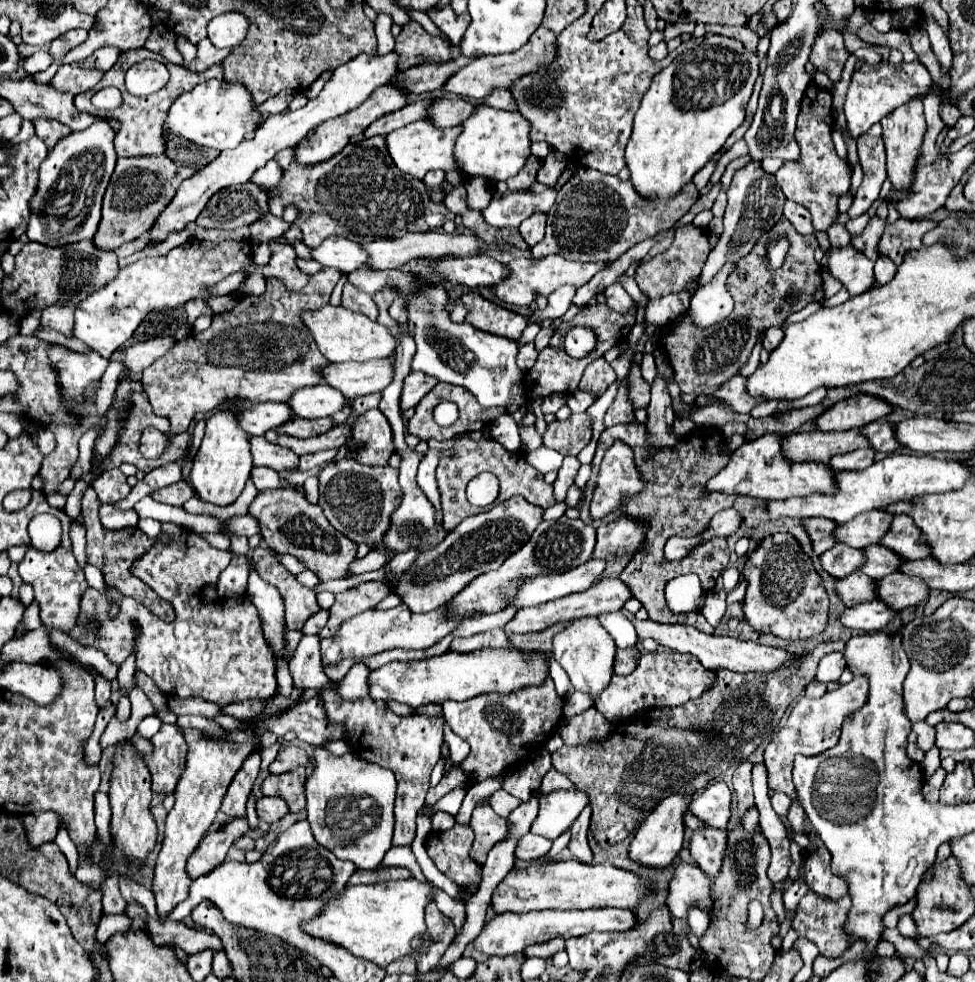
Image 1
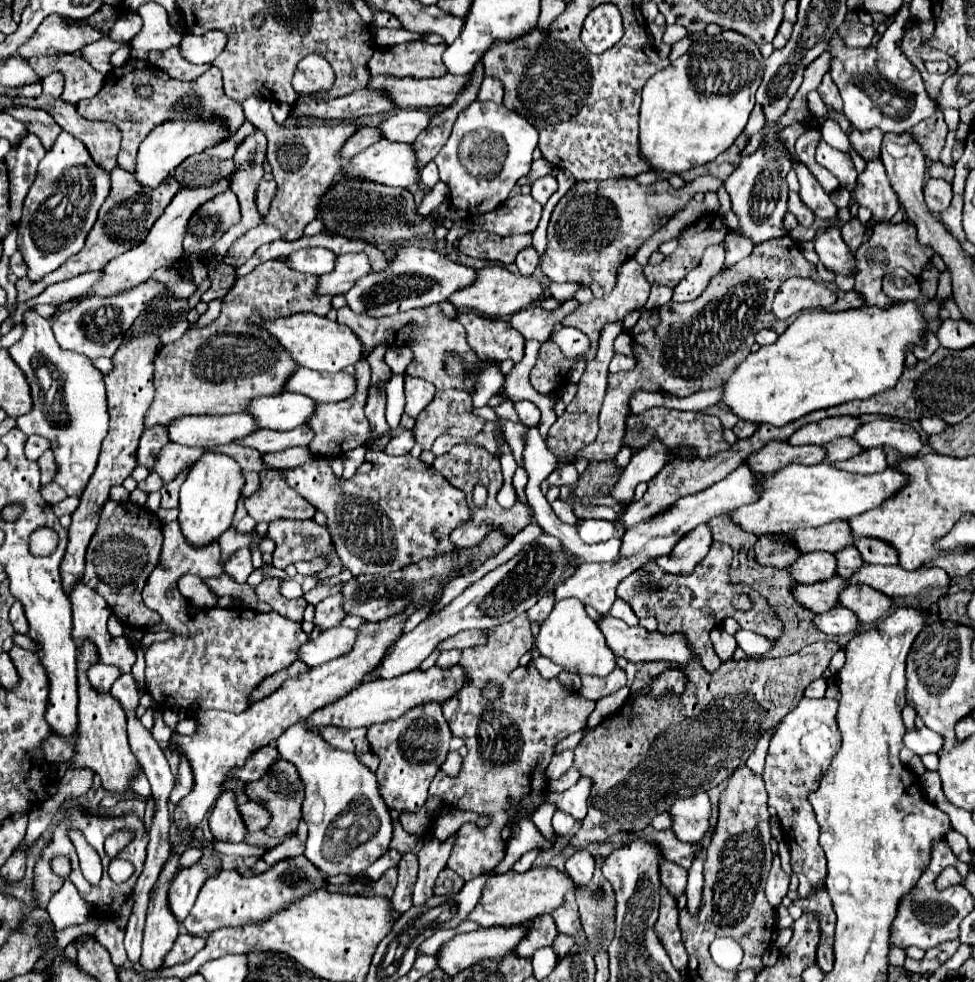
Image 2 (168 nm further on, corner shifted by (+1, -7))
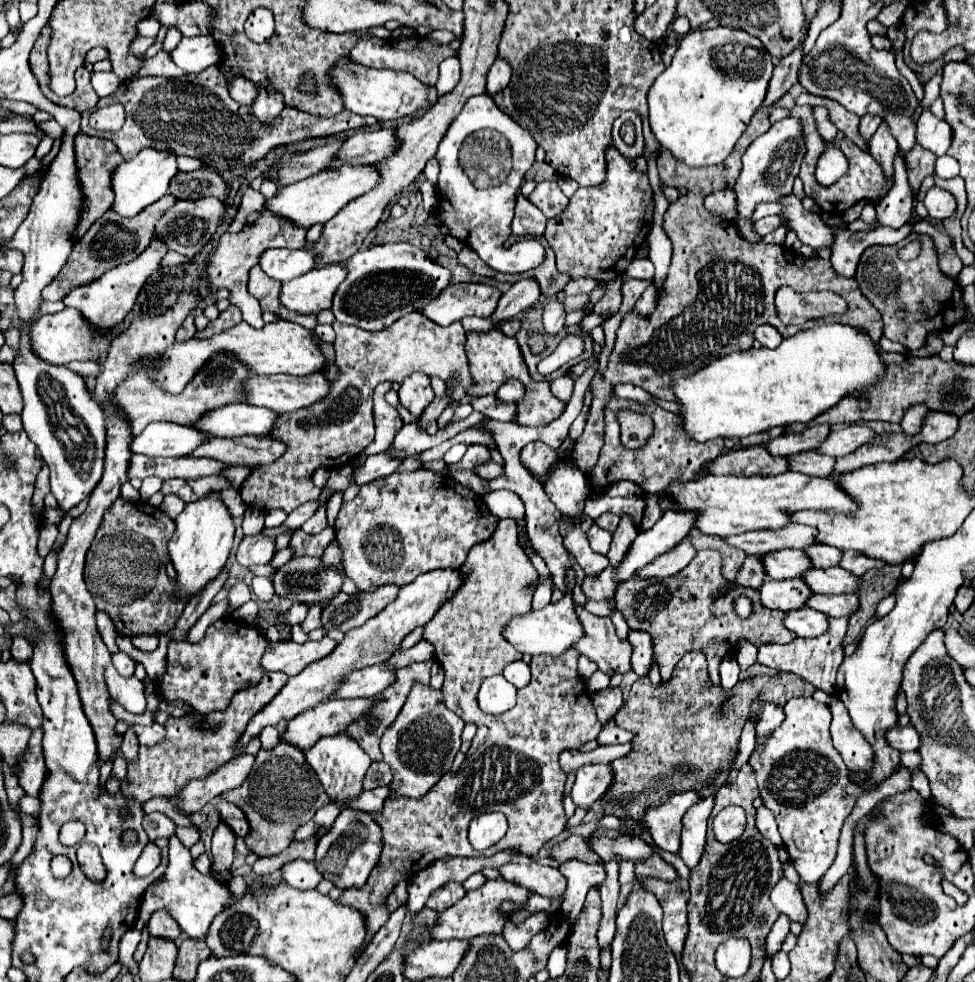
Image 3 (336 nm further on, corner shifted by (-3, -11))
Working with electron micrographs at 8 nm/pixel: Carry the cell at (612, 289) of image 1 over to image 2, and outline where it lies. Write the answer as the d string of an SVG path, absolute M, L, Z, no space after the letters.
M700 176L692 182L688 182L682 188L672 188L668 180L658 180L650 186L640 186L636 184L634 178L628 180L586 180L586 182L576 182L568 194L562 196L562 200L556 204L550 224L548 224L548 246L546 252L540 258L540 270L552 280L552 282L566 282L566 280L578 280L592 288L596 298L610 296L614 286L616 286L616 270L618 266L632 258L636 250L652 238L654 232L664 228L670 218L674 218L678 212L682 212L692 196L699 192L706 193L708 190L716 192L722 187L724 182L714 178L714 176Z

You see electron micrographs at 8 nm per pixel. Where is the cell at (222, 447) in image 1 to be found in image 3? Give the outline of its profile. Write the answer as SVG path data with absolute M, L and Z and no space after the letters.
M208 492L198 502L186 504L186 508L178 514L178 518L174 522L176 522L176 532L174 532L172 540L168 542L170 562L176 570L174 598L190 600L190 598L200 596L204 586L208 582L212 582L224 570L224 564L226 564L230 548L232 548L234 522L216 492Z

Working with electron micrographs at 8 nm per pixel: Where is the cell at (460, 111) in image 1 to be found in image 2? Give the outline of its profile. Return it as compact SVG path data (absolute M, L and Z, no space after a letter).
M394 110L388 120L380 124L384 138L392 142L412 144L420 132L424 132L434 118L428 110Z

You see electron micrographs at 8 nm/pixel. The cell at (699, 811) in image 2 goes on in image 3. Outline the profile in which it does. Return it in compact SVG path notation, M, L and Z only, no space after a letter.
M678 792L668 798L668 802L660 806L648 806L644 810L642 822L646 824L654 844L666 852L680 850L680 824L684 812L696 804L700 796L696 792Z

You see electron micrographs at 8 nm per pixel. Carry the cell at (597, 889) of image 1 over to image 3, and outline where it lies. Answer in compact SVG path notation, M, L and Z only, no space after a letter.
M486 880L484 886L466 892L466 896L462 900L458 900L454 906L450 906L448 910L444 910L442 914L438 914L438 922L436 926L428 928L428 934L432 940L470 940L474 936L480 934L502 934L502 926L504 926L504 916L500 916L496 912L496 904L500 904L500 900L516 900L518 904L524 904L528 900L530 892L524 886L518 886L514 882L506 882L506 880Z

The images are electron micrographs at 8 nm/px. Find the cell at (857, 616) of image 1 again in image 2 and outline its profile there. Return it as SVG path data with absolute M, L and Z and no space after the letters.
M834 608L832 612L824 612L824 614L816 614L814 618L816 626L832 636L842 636L842 634L850 634L858 630L858 616L850 610L850 608Z

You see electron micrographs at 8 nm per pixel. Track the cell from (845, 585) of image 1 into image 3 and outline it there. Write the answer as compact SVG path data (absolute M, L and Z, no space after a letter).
M800 578L792 580L764 580L760 586L760 602L764 608L788 612L792 608L802 608L808 600L808 586Z

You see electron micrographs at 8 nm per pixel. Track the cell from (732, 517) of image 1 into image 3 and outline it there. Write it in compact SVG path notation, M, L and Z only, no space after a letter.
M680 542L672 550L656 556L644 568L638 568L634 572L634 576L640 576L640 578L668 578L668 576L674 576L674 574L678 574L682 568L686 568L690 564L694 554L696 554L696 550L692 548L692 544Z

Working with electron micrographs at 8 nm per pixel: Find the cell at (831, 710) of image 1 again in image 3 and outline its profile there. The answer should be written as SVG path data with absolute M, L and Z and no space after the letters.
M792 698L786 702L784 712L786 720L766 738L764 744L754 748L748 764L754 768L764 806L770 808L778 820L782 842L790 854L794 868L800 874L800 880L818 882L836 858L840 828L846 816L852 812L856 798L862 794L862 788L850 780L850 772L848 768L844 768L844 760L840 760L840 754L832 746L832 714L828 706L818 704L814 698Z

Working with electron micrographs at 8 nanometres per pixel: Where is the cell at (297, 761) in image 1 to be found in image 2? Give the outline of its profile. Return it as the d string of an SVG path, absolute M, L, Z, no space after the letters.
M274 746L260 748L260 752L256 752L256 756L252 756L252 760L248 760L248 764L244 768L240 768L240 772L236 772L236 778L246 780L246 782L260 780L272 768L272 764L276 760L280 760L278 748L274 748Z

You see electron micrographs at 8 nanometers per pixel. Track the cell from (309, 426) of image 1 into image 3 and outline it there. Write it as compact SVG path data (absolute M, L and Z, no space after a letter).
M240 436L240 440L204 440L190 458L212 458L228 466L272 464L284 454L284 444L264 436Z

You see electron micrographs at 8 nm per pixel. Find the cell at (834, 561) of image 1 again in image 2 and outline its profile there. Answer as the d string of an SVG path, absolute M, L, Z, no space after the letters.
M810 552L800 556L800 562L790 566L792 576L800 584L816 584L836 576L836 556L830 552Z

